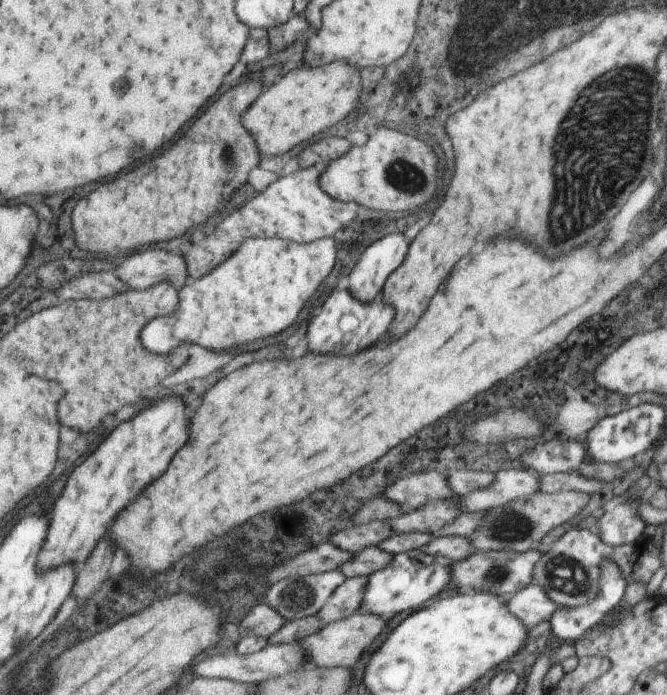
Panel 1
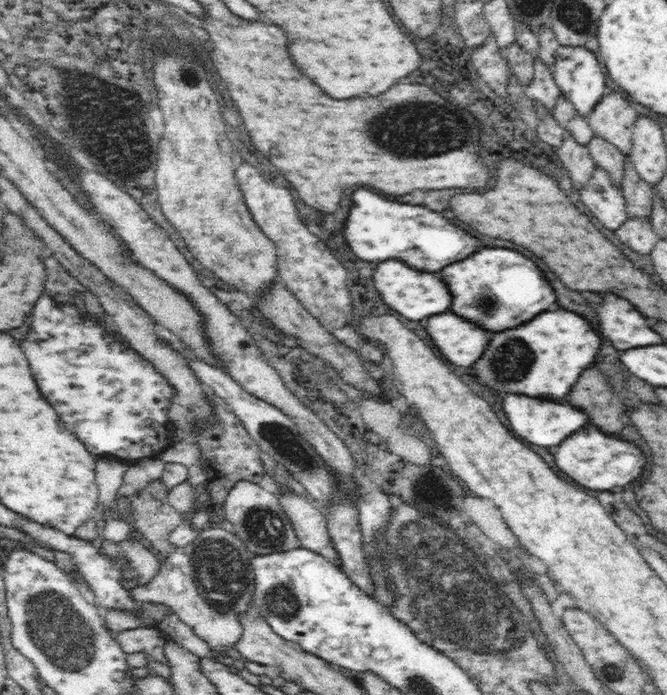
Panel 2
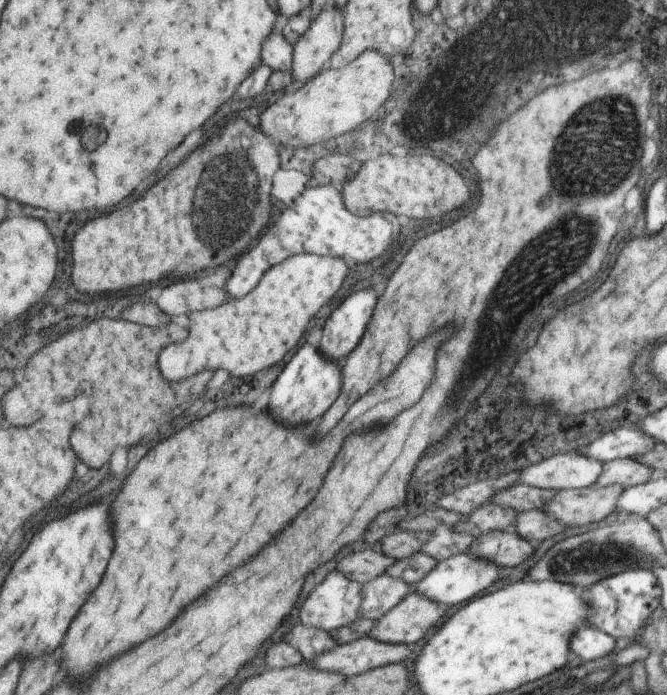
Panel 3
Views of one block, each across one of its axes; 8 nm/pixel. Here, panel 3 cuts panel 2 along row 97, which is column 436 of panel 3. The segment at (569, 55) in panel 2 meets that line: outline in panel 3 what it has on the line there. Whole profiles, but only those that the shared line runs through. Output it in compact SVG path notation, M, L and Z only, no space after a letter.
M470 552L451 556L446 560L438 561L436 568L428 572L420 582L416 582L412 591L420 596L426 596L428 600L440 604L444 608L462 604L466 600L472 600L474 596L480 596L485 593L487 588L492 586L497 580L500 580L505 574L502 571L506 568L496 566L494 562L488 562L486 558L472 556Z

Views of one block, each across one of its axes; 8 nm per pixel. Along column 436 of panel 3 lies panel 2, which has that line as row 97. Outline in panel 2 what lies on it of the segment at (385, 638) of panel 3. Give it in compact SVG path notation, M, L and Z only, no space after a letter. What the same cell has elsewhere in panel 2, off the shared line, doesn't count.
M608 91L586 118L595 136L610 142L628 155L638 113L619 93Z

